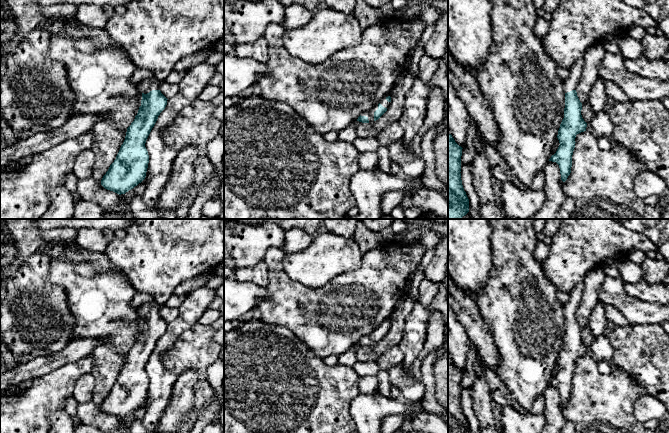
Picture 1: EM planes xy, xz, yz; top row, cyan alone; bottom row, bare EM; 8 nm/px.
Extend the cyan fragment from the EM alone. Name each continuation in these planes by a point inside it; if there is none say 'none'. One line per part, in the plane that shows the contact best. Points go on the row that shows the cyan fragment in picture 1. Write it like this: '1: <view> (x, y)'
1: xy (146, 85)

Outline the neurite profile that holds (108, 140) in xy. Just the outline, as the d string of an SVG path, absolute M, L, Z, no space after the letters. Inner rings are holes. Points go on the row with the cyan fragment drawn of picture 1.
M100 120L95 123L91 131L95 135L91 148L95 153L92 177L97 182L101 182L110 165L116 159L125 140L125 135L118 131L114 124L108 120Z

